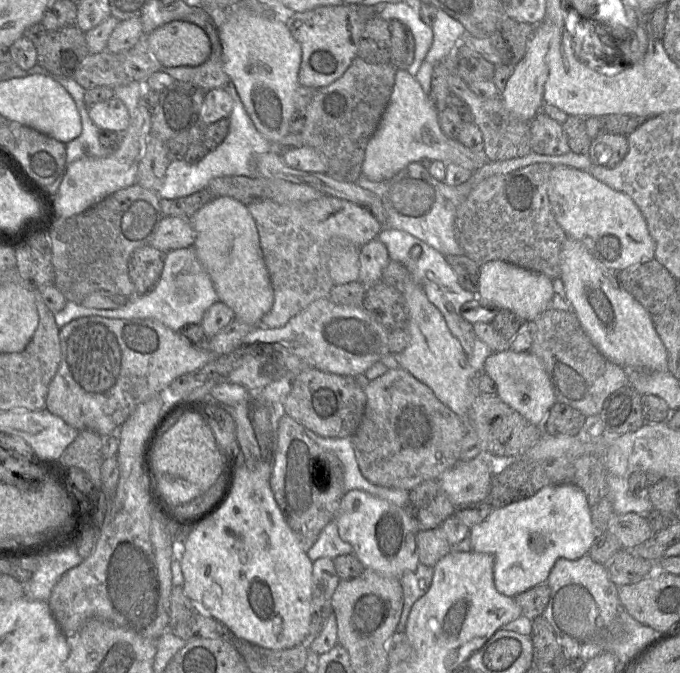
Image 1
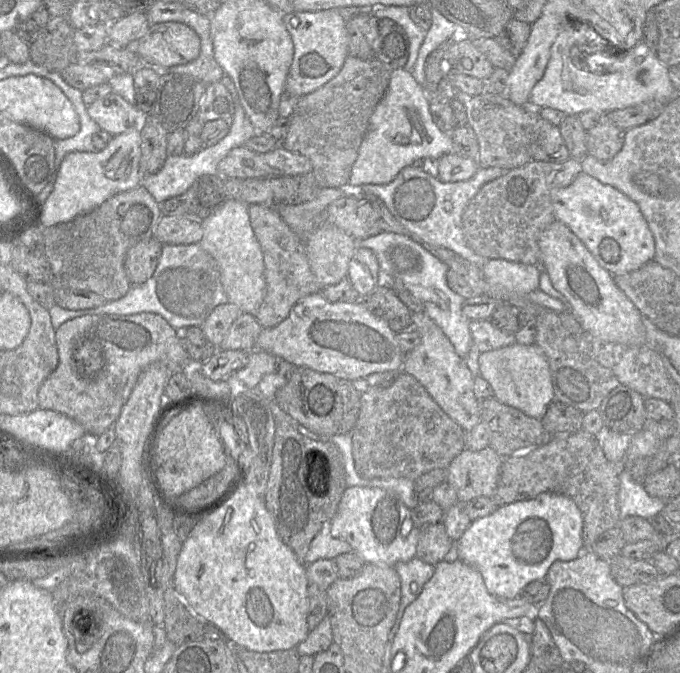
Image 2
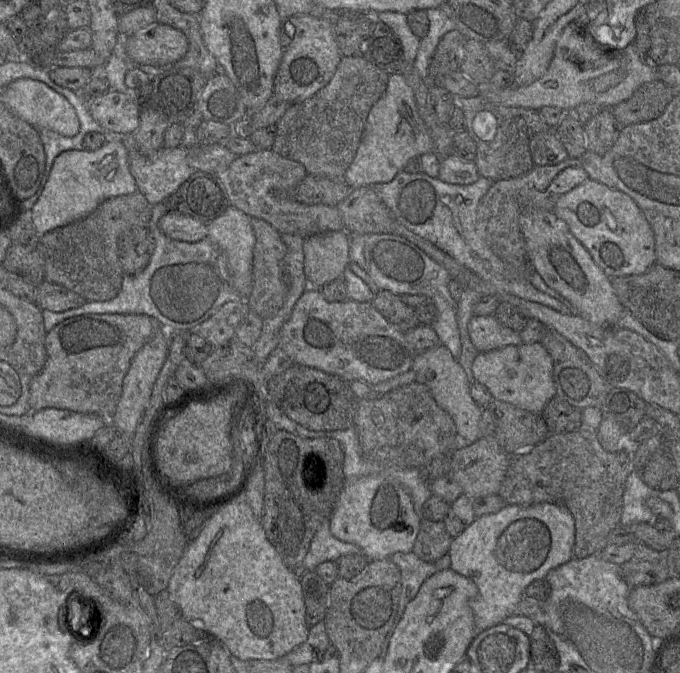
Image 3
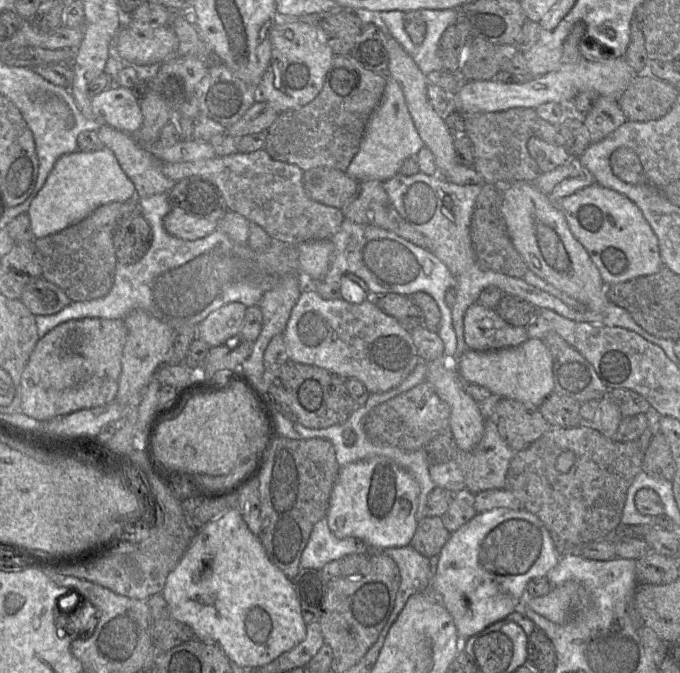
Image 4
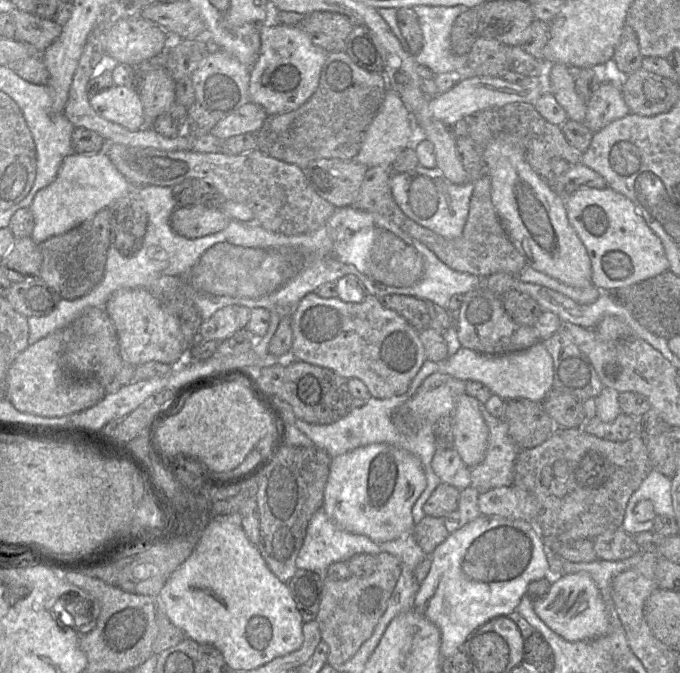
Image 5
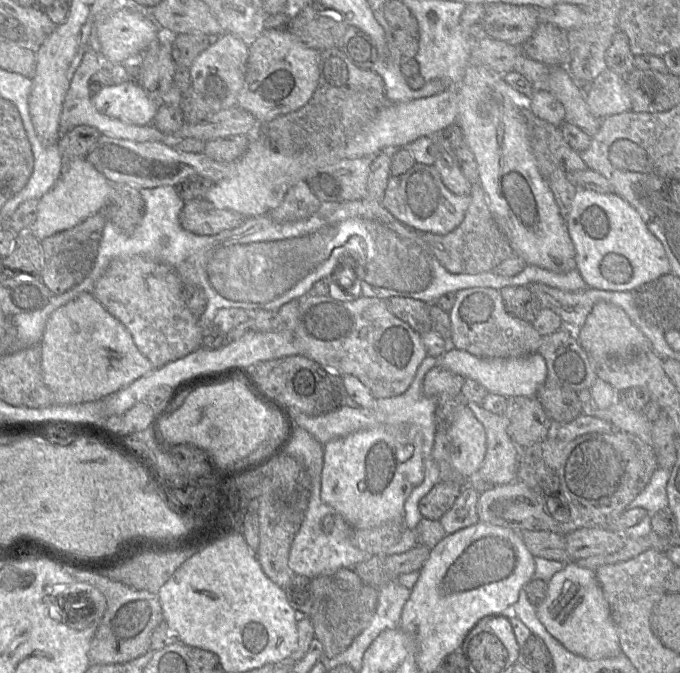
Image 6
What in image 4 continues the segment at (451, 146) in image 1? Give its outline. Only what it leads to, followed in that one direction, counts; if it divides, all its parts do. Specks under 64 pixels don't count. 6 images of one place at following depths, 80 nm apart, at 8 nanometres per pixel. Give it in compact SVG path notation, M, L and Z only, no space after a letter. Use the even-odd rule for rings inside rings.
M387 77L381 101L370 116L359 150L346 173L357 181L386 181L399 173L401 163L407 157L415 156L423 146L424 142L415 128L400 84Z

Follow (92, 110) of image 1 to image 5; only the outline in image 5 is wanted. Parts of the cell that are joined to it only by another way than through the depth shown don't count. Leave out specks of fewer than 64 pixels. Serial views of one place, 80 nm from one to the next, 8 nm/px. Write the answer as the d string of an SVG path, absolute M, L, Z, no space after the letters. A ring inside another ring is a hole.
M112 86L91 96L89 102L99 116L128 130L146 126L143 104L135 87Z

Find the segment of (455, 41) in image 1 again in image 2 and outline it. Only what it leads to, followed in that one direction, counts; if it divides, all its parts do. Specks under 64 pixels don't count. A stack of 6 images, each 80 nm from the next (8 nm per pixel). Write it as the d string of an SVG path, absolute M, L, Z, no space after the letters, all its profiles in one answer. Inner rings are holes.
M431 7L432 24L420 47L419 54L412 75L423 86L426 81L425 63L432 51L450 39L460 38L465 34L461 26L451 22L439 10Z

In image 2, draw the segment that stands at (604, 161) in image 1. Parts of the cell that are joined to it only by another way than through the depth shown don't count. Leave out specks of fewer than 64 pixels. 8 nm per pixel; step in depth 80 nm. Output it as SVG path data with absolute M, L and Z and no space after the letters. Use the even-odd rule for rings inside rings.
M602 116L600 123L587 131L587 152L600 161L611 160L623 147L625 131Z

